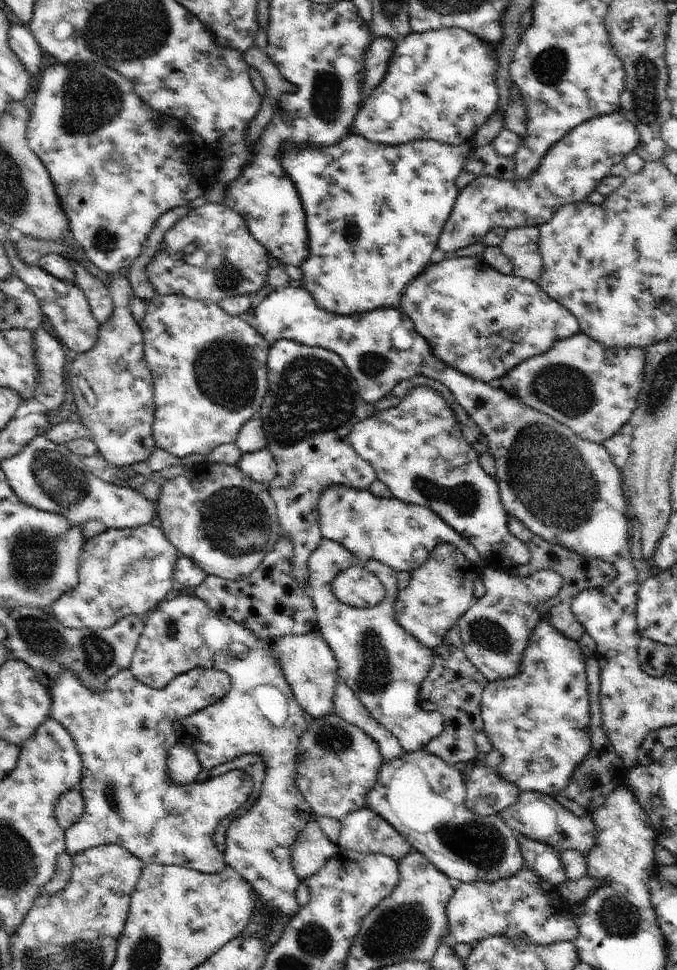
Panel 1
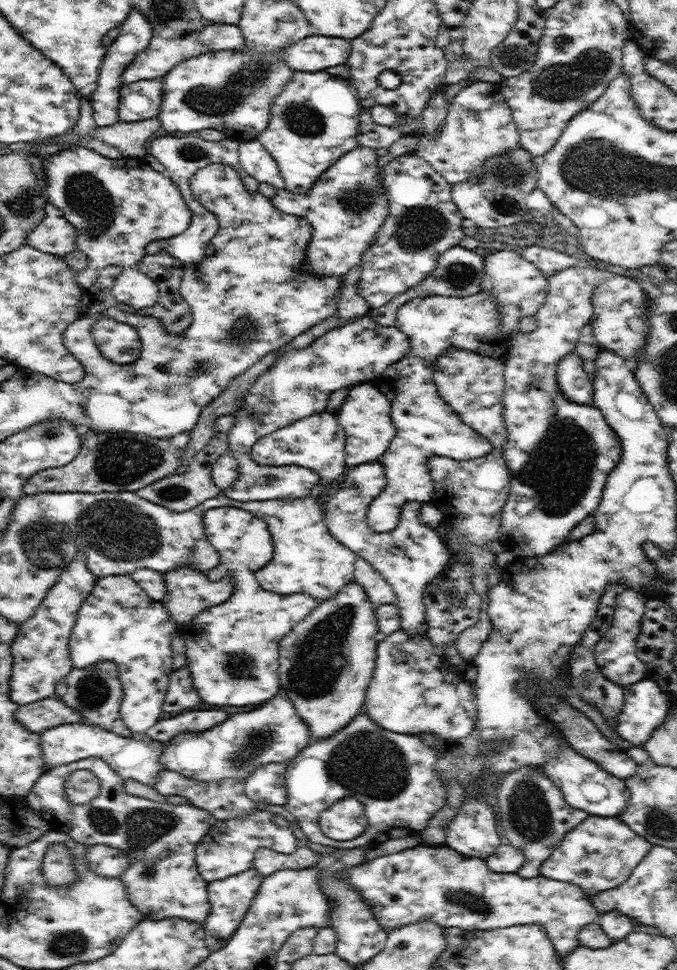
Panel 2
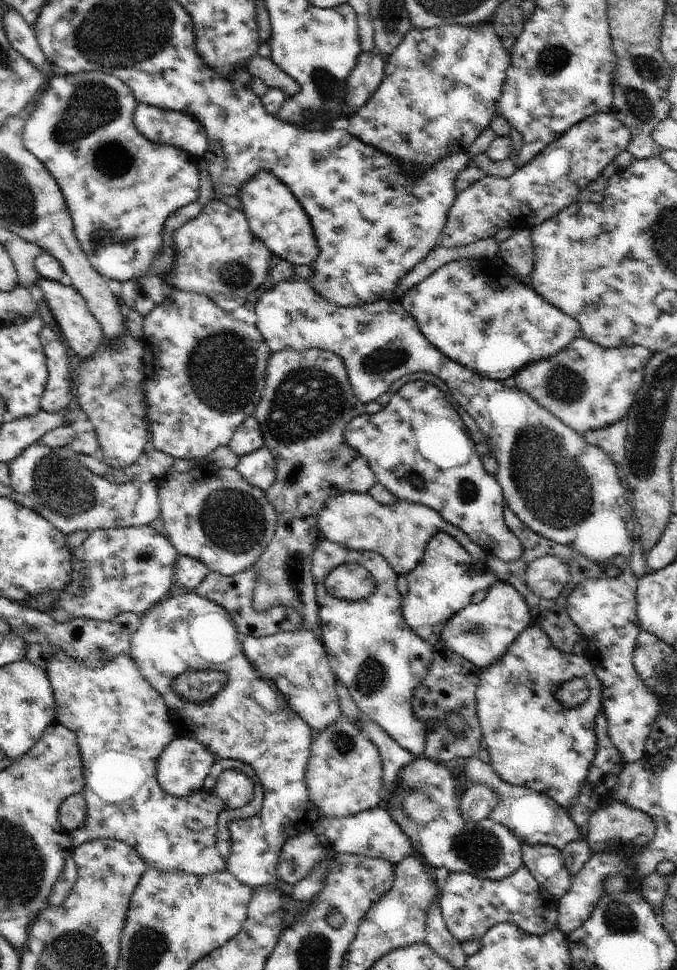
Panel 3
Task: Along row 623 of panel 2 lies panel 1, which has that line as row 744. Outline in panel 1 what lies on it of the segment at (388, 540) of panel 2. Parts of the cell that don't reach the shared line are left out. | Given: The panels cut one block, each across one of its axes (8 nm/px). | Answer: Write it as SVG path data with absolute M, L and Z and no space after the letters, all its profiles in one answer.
M323 539L314 553L310 556L309 584L305 594L312 600L321 636L329 645L330 651L337 663L339 680L348 686L358 701L368 710L371 718L377 721L400 742L406 753L414 753L423 750L434 738L437 738L445 728L444 718L439 713L428 713L421 710L418 705L418 692L422 682L430 673L433 666L433 650L419 642L412 634L409 634L398 624L395 619L395 605L399 596L397 577L398 572L378 560L370 560L365 566L382 582L385 589L384 599L374 607L352 607L340 602L331 592L331 581L342 571L342 568L350 567L355 560L345 547L336 541Z

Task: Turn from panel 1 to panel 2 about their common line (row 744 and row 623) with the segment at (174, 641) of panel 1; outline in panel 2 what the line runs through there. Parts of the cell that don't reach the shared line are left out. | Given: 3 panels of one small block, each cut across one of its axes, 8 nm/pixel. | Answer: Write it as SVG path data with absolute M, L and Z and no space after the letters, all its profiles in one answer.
M236 507L210 508L204 513L204 526L208 540L218 551L220 564L206 572L211 581L220 581L225 576L233 576L234 592L226 602L214 606L196 616L190 624L180 628L185 639L186 668L190 669L194 686L203 702L214 706L254 706L273 699L280 690L279 642L302 620L305 620L319 604L306 593L281 595L263 590L255 573L266 565L276 549L273 538L264 520L251 512Z

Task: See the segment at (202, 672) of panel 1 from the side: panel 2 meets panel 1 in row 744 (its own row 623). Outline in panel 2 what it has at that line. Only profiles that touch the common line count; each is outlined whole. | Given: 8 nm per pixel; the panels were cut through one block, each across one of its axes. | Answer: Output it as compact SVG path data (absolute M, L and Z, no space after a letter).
M110 575L98 577L94 589L82 604L72 635L69 638L72 666L86 669L100 661L112 661L118 665L119 679L123 690L120 714L124 725L132 733L147 733L164 716L163 702L166 698L170 675L172 674L172 634L178 628L170 619L170 613L160 601L154 601L131 577L131 575Z

